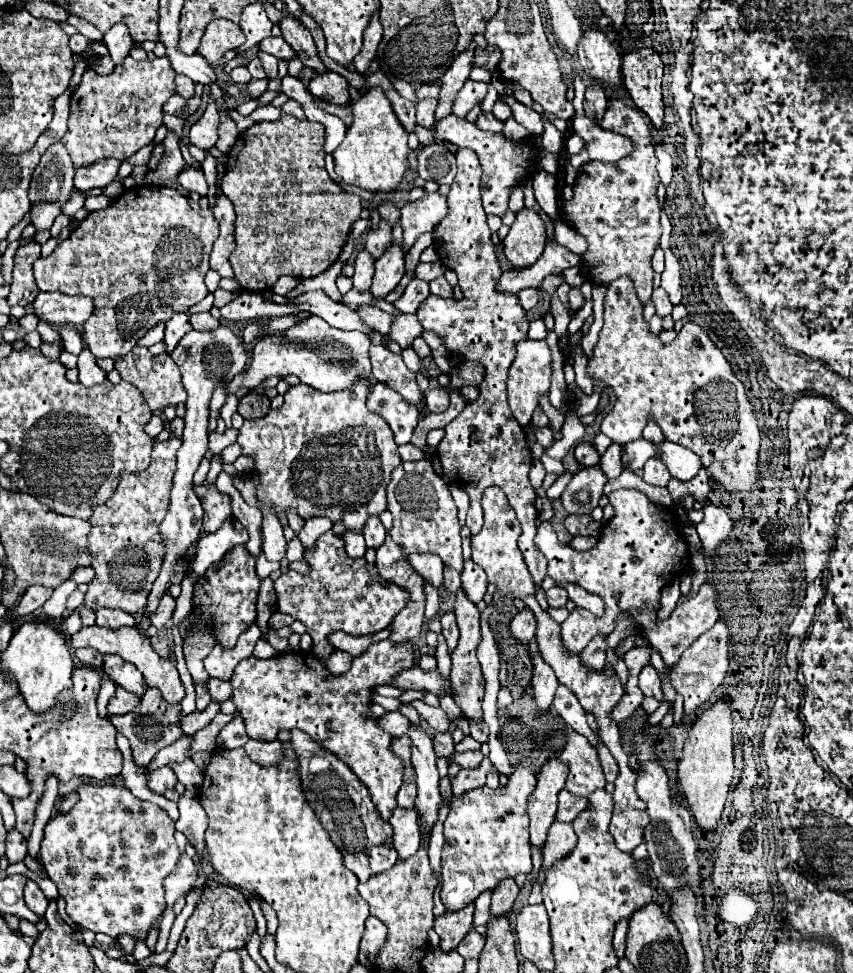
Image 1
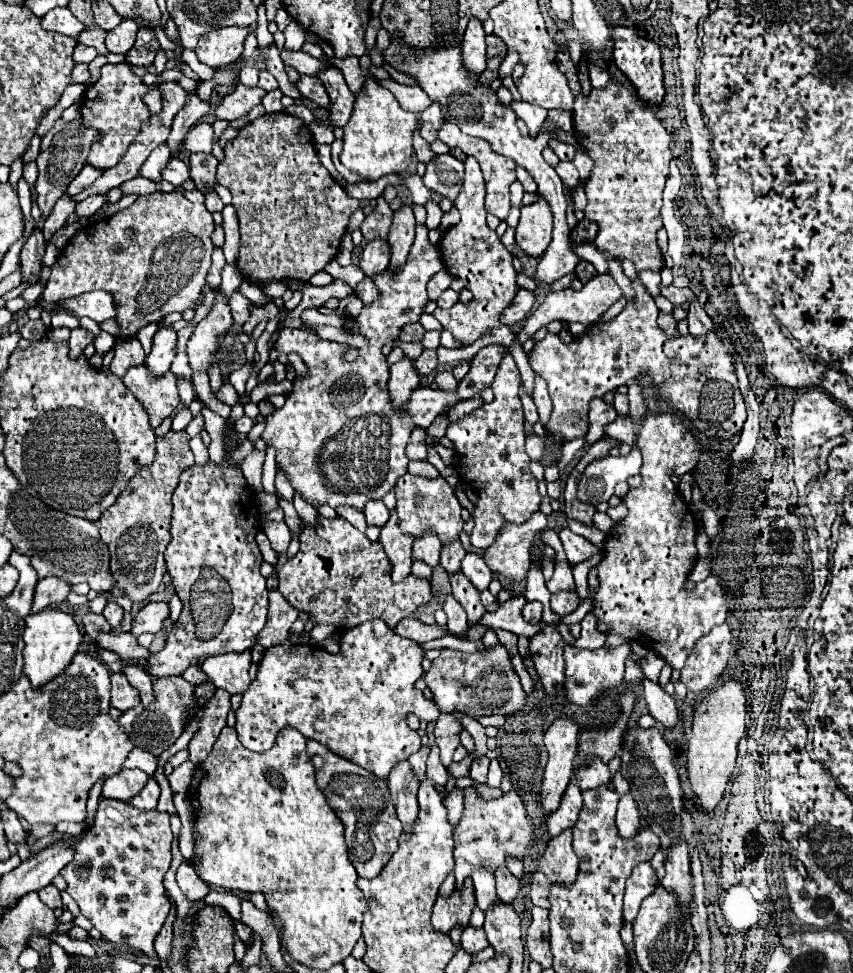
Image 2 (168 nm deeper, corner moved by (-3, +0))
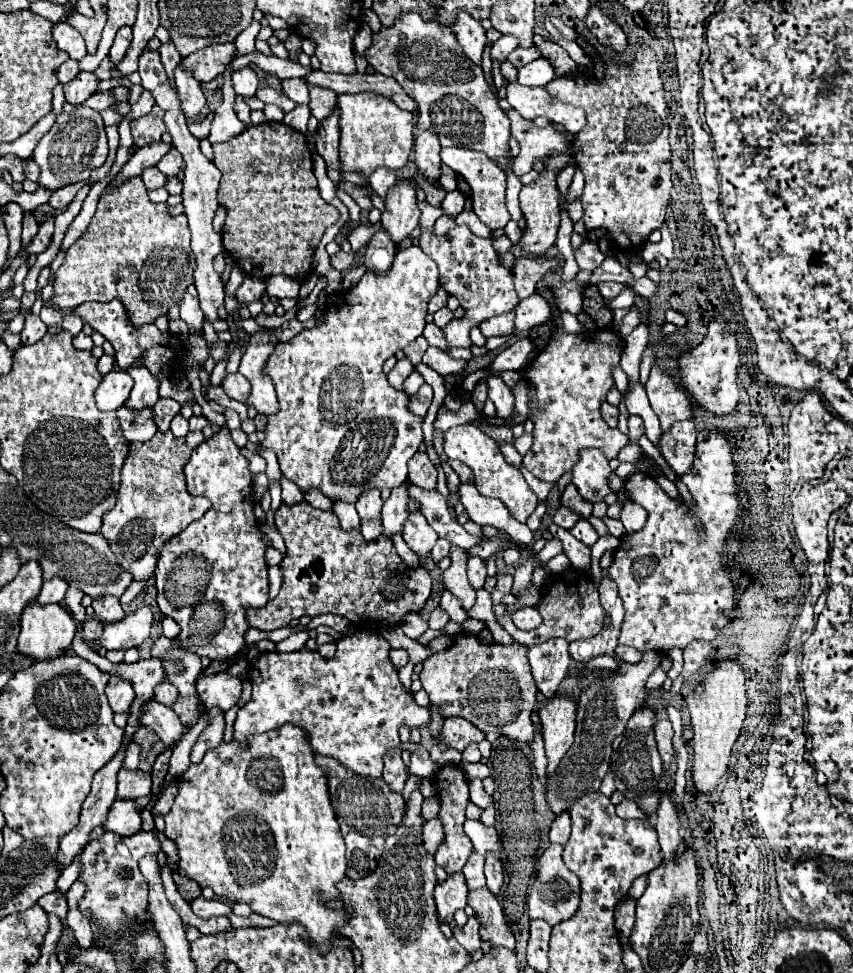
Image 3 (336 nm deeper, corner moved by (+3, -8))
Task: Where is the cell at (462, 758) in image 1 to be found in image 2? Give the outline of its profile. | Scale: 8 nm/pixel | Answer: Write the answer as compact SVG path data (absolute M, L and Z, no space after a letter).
M481 756L481 758L475 758L473 764L471 764L471 770L469 770L469 776L481 784L487 782L487 770L489 770L489 758L487 756Z

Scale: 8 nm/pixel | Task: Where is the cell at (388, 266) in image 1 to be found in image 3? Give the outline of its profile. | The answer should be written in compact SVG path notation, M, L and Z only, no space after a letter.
M413 180L397 182L385 198L385 212L381 216L383 230L399 246L419 224L419 208L415 196L417 184Z

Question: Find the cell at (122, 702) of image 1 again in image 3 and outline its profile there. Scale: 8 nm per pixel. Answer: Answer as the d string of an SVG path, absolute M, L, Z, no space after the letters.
M111 676L105 694L109 698L109 706L113 708L113 712L129 712L131 704L135 700L135 692L131 688L129 682L119 680L117 676Z

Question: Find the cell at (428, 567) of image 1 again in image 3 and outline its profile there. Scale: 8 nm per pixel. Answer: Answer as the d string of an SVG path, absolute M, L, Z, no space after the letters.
M421 512L409 514L407 524L403 528L403 540L419 558L425 558L431 554L431 548L435 546L437 538L439 538L437 532L427 524Z

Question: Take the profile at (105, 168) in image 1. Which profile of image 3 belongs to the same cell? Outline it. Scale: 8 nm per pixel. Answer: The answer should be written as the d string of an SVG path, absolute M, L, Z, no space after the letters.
M83 182L79 184L69 184L67 188L59 188L59 192L53 192L51 194L51 200L49 204L55 208L55 210L63 210L65 206L69 206L73 202L73 198L77 196L77 192L83 188Z

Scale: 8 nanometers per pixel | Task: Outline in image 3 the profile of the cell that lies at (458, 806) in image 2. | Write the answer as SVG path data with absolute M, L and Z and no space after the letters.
M435 816L431 820L427 820L423 824L423 844L427 848L427 852L435 852L439 848L439 844L445 840L445 830L443 830L443 822Z

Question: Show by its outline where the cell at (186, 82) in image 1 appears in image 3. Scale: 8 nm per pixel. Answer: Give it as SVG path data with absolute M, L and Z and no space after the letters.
M155 104L149 114L131 120L131 132L133 132L137 148L141 148L145 144L151 144L151 142L161 142L161 136L165 132L163 108L159 108Z

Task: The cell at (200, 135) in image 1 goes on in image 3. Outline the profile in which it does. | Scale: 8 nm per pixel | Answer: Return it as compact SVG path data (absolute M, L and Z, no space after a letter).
M171 148L171 150L159 160L157 168L159 168L163 174L167 174L167 176L177 176L179 170L181 170L181 164L183 164L183 158L181 158L179 150L177 150L177 148Z

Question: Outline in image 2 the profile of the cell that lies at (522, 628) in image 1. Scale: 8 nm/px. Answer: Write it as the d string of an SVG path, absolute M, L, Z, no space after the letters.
M527 602L521 614L529 624L539 624L541 622L541 612L543 612L541 602Z

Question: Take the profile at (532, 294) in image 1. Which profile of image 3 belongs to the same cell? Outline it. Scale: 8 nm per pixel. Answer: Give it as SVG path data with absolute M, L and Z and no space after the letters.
M515 310L507 312L507 314L497 314L491 320L485 320L483 324L479 324L481 332L489 338L489 336L507 336L515 330Z

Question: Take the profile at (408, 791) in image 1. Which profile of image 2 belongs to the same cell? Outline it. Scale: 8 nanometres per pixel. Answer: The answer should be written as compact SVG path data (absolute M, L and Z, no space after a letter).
M421 746L415 754L409 756L413 772L415 772L415 776L419 776L419 780L425 780L425 762L427 762L427 756L429 756L429 746Z

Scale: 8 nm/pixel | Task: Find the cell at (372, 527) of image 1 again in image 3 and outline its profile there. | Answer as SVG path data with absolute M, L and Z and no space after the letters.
M373 490L373 492L363 492L363 496L359 496L355 508L361 516L361 520L379 520L381 516L381 492Z

